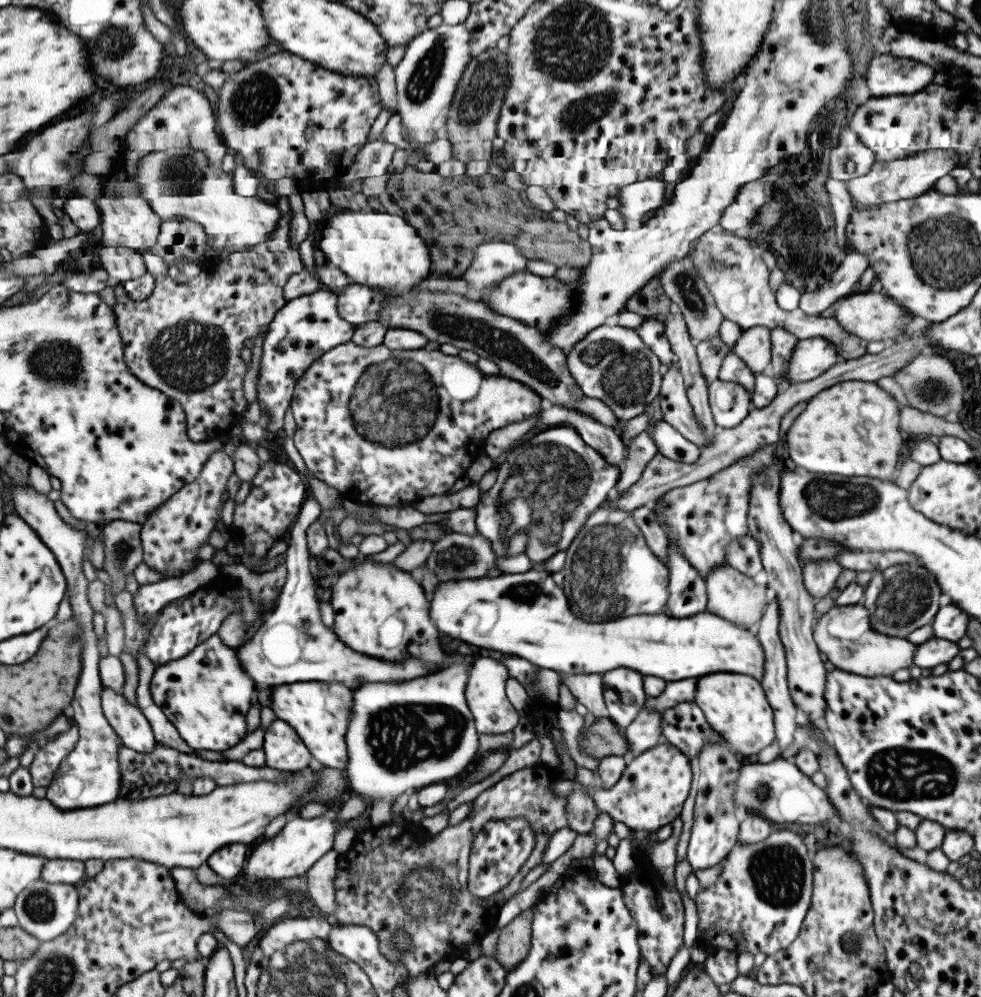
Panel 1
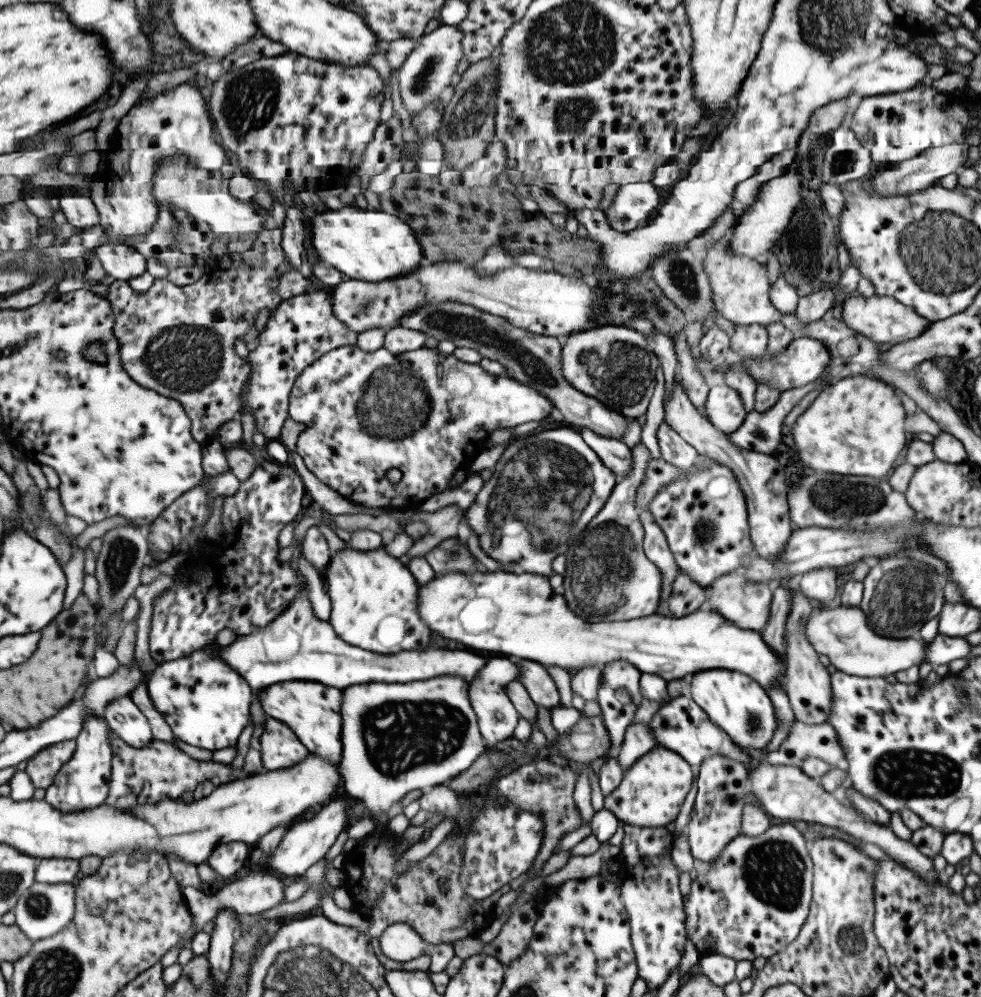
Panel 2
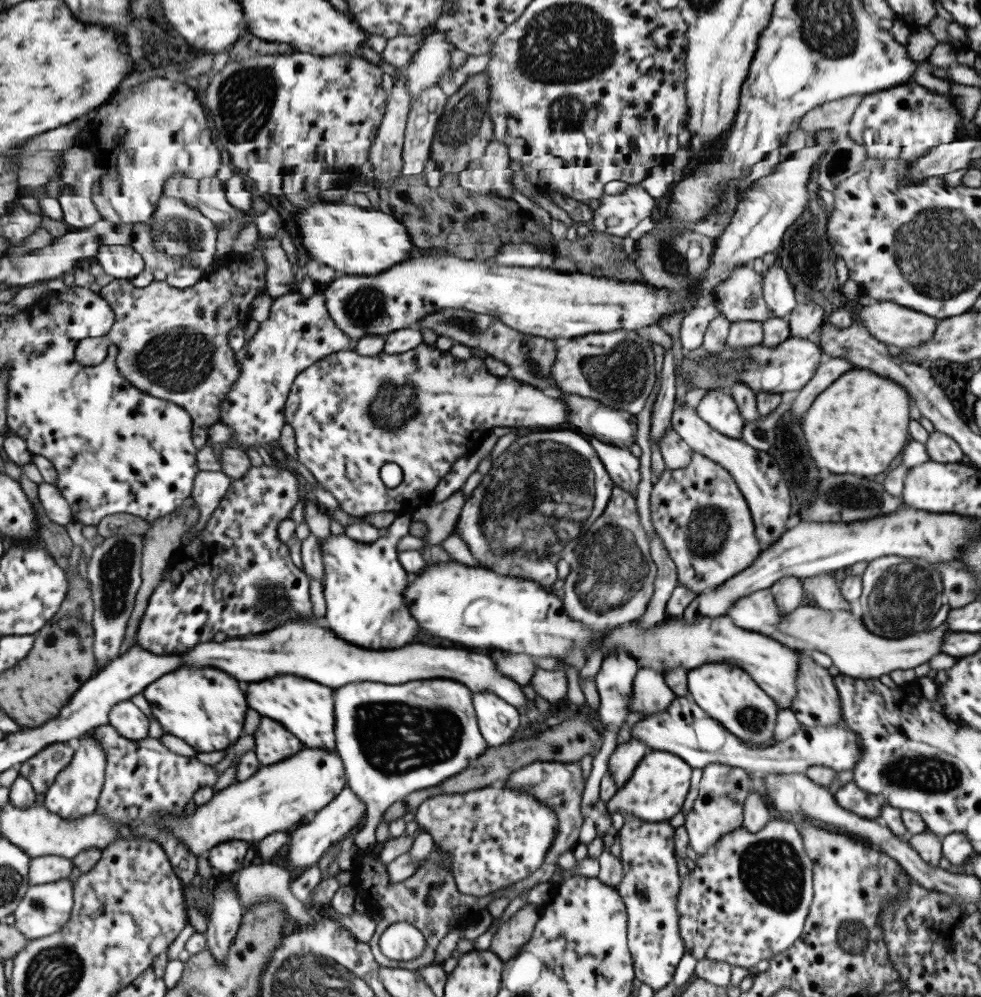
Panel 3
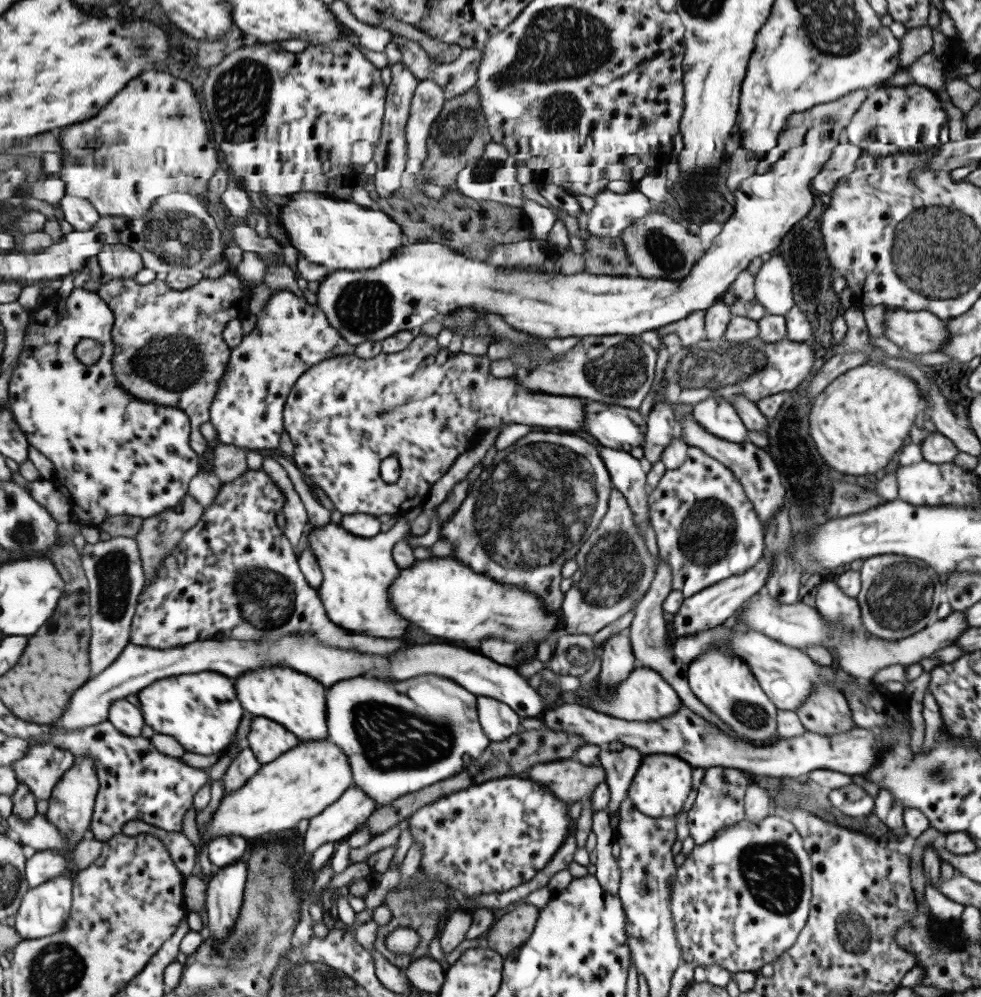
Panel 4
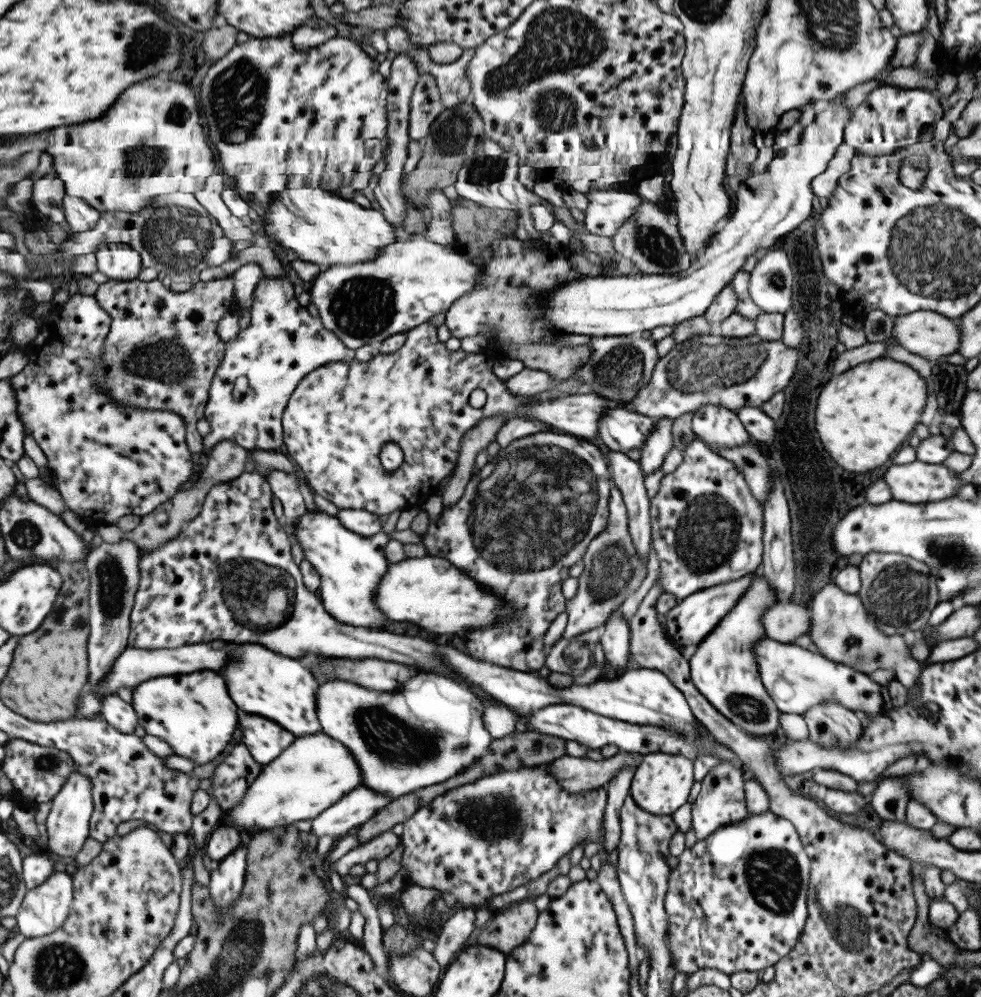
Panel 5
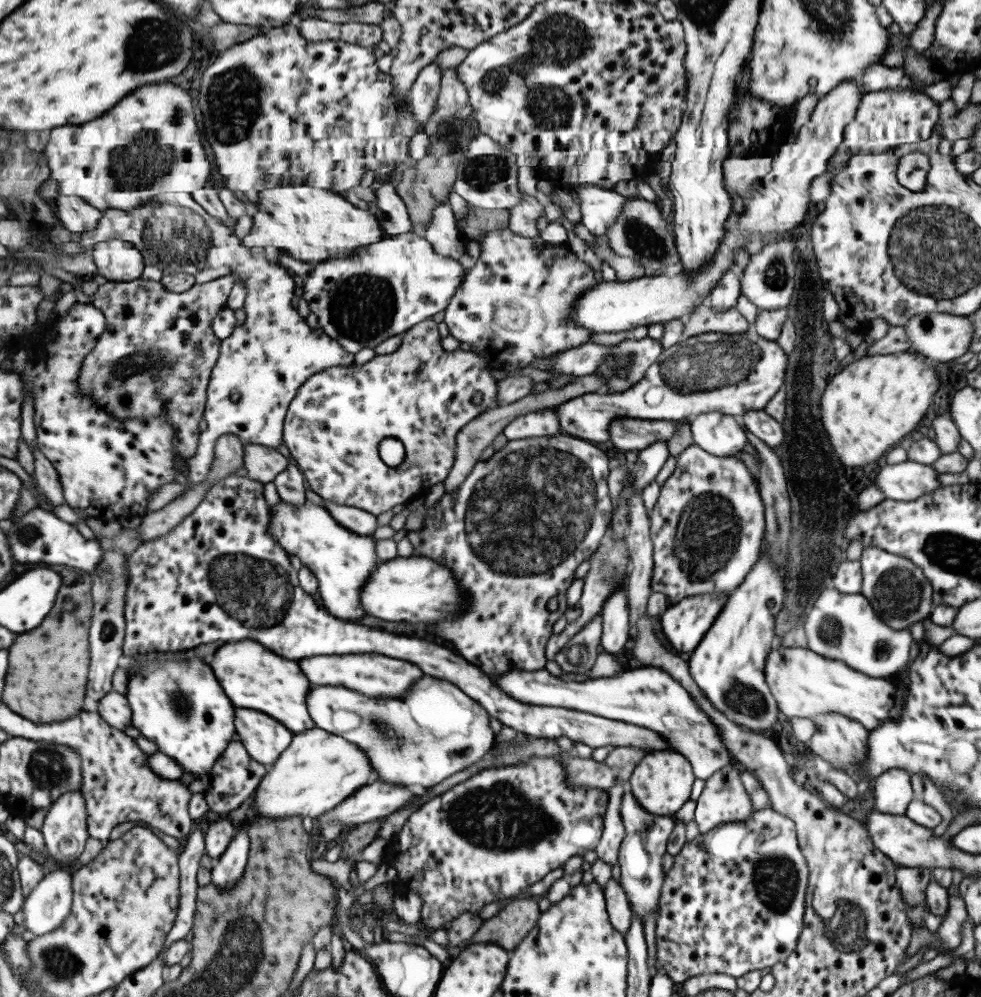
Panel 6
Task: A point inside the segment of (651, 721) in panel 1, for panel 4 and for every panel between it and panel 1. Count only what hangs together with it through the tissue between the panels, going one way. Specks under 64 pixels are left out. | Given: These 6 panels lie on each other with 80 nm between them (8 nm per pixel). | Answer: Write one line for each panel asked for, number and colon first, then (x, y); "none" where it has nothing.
2: (637, 740)
3: (621, 762)
4: (620, 766)

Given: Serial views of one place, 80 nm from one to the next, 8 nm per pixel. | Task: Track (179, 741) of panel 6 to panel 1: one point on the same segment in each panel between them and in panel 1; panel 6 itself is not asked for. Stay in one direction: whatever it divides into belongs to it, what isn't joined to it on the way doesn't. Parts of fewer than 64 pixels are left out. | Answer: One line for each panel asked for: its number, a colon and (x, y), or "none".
1: (205, 694)
2: (205, 703)
3: (205, 707)
4: (200, 710)
5: (192, 712)

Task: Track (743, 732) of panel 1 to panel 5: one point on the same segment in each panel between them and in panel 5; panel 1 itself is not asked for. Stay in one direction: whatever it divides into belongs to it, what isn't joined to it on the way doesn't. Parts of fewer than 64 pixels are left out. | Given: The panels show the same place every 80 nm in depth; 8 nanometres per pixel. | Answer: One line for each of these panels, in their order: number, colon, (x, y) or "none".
2: (734, 702)
3: (727, 694)
4: (719, 679)
5: (722, 668)

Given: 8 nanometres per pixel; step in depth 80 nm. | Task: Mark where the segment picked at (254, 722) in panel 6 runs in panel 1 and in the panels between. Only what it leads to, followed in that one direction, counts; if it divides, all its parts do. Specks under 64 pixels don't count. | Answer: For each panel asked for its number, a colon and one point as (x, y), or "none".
1: (283, 750)
2: (279, 748)
3: (272, 743)
4: (267, 740)
5: (264, 739)

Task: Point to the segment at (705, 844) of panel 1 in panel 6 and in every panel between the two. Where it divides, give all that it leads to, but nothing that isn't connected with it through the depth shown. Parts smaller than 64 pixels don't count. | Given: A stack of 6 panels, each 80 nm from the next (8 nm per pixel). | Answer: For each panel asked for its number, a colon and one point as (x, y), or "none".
2: (721, 784)
3: (717, 809)
4: (718, 804)
5: (720, 801)
6: (723, 799)

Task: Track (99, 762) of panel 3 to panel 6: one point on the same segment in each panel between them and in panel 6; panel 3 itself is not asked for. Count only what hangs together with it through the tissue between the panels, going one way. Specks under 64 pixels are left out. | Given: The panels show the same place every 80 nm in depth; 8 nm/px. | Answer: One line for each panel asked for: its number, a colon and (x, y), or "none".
4: (70, 805)
5: (66, 826)
6: (63, 829)

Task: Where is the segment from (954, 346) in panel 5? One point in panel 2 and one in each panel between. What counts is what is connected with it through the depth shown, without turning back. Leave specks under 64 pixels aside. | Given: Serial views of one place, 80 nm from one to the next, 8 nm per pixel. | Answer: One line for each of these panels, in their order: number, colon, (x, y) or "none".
2: (881, 319)
3: (889, 323)
4: (921, 332)

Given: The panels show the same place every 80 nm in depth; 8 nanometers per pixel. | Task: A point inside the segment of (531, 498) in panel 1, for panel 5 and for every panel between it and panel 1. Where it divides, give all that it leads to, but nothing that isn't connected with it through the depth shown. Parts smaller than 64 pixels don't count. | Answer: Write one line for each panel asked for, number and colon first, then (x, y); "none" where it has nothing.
2: (566, 485)
3: (556, 468)
4: (555, 492)
5: (568, 478)

